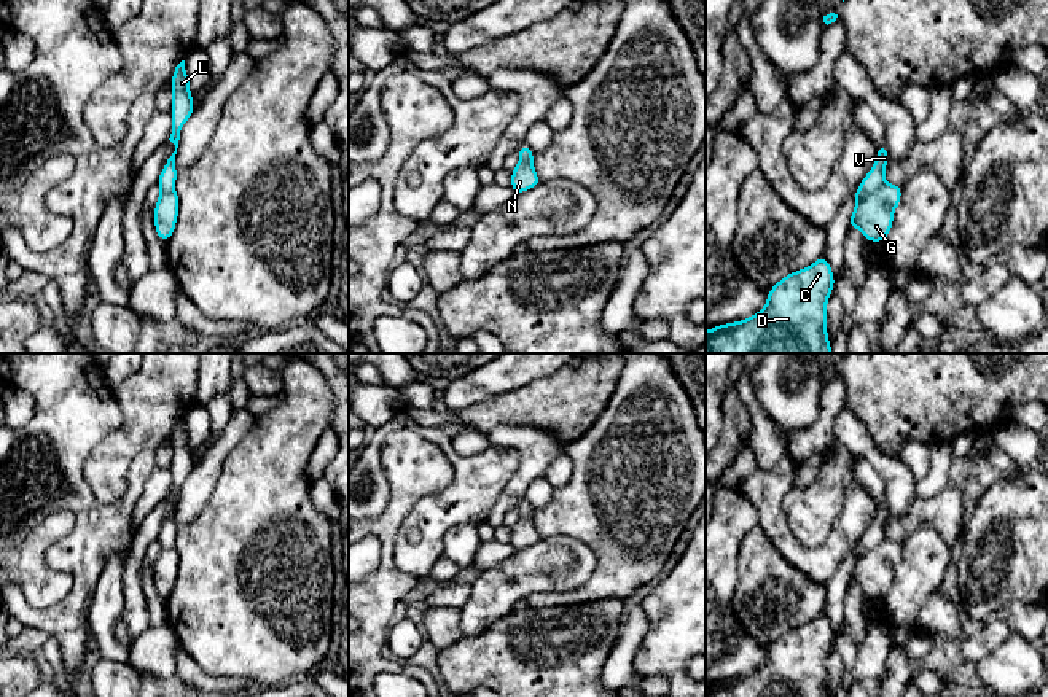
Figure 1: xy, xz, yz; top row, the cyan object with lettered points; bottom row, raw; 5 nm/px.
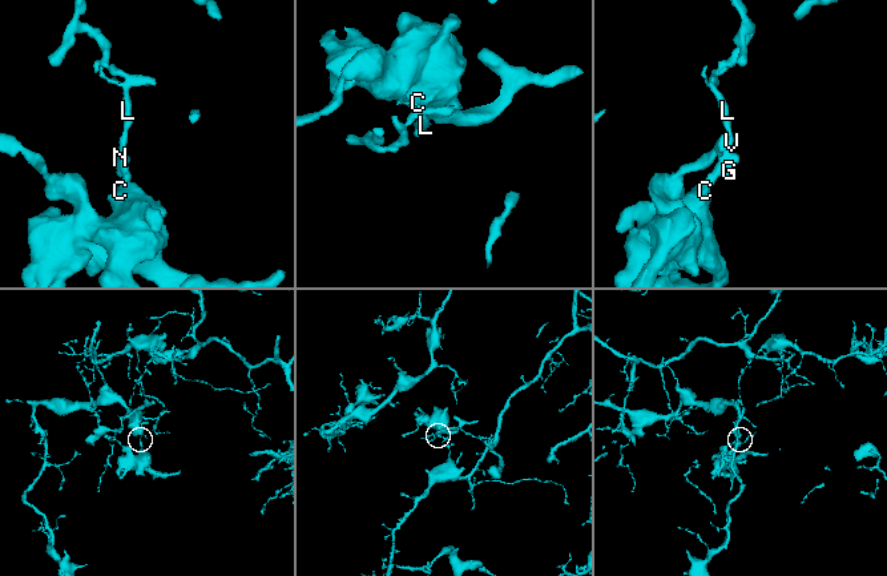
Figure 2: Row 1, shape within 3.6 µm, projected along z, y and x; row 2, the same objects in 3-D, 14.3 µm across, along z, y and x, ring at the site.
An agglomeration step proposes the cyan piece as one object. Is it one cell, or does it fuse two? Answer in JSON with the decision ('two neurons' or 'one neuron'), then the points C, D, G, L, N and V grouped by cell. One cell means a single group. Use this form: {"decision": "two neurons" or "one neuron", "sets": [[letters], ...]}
{"decision": "two neurons", "sets": [["C", "D", "G", "N"], ["L", "V"]]}

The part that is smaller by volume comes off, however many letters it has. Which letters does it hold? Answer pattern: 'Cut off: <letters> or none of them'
Cut off: C, D, G, N

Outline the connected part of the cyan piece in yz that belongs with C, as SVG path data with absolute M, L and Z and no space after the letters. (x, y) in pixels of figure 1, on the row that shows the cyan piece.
M822 255L811 266L790 272L769 291L764 307L745 320L706 331L706 353L831 353L827 302L835 288L830 263Z

